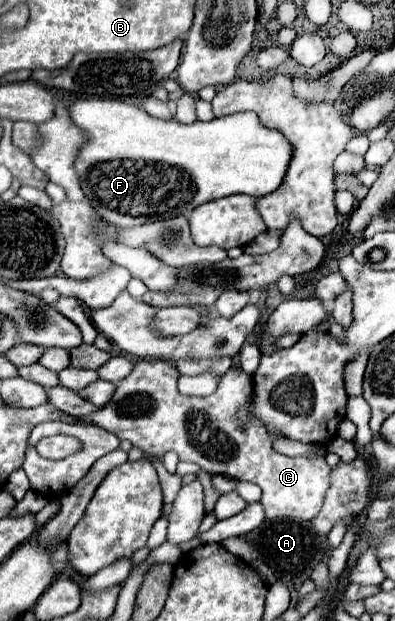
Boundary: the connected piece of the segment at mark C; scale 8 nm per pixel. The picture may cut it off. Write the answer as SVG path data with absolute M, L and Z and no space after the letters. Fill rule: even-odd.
M141 359L141 361L137 361L137 363L133 365L133 371L131 371L125 379L121 379L121 383L117 383L117 389L115 389L115 393L113 393L113 399L111 399L107 405L103 405L99 411L95 411L95 413L93 413L93 423L95 423L95 425L99 425L99 427L103 427L103 429L107 429L107 431L109 431L109 433L113 433L113 435L117 435L119 439L127 439L127 441L131 441L135 447L143 449L143 453L145 453L145 455L151 455L151 457L163 457L167 451L175 451L175 453L179 455L179 459L181 459L181 461L197 463L197 465L199 465L199 467L203 467L203 471L207 471L207 473L231 475L233 479L239 479L239 481L253 481L253 483L257 483L257 485L263 489L261 503L263 503L263 507L265 507L265 515L267 519L282 517L289 517L299 521L310 521L313 519L313 517L319 513L321 505L323 505L325 491L329 489L329 471L331 471L331 467L327 465L325 457L323 457L323 455L319 455L319 453L315 453L315 455L307 455L307 457L287 457L287 455L277 453L277 451L271 447L271 441L269 441L269 435L267 435L265 425L263 425L257 417L253 417L251 421L241 421L241 419L239 419L239 409L241 409L241 407L247 407L247 403L251 405L251 393L253 393L251 377L249 377L247 373L243 373L239 367L231 367L231 369L229 369L229 377L223 377L223 379L221 379L221 383L219 383L219 387L217 387L217 391L215 391L215 393L211 393L211 395L207 395L207 397L189 397L189 395L179 393L179 389L177 389L177 377L179 377L179 371L177 371L177 367L175 367L171 361L165 361L165 359ZM209 455L213 455L213 457L215 457L215 455L219 455L219 465L215 463L215 459L213 459L213 463L209 463L209 461L211 461L211 459L209 459Z

